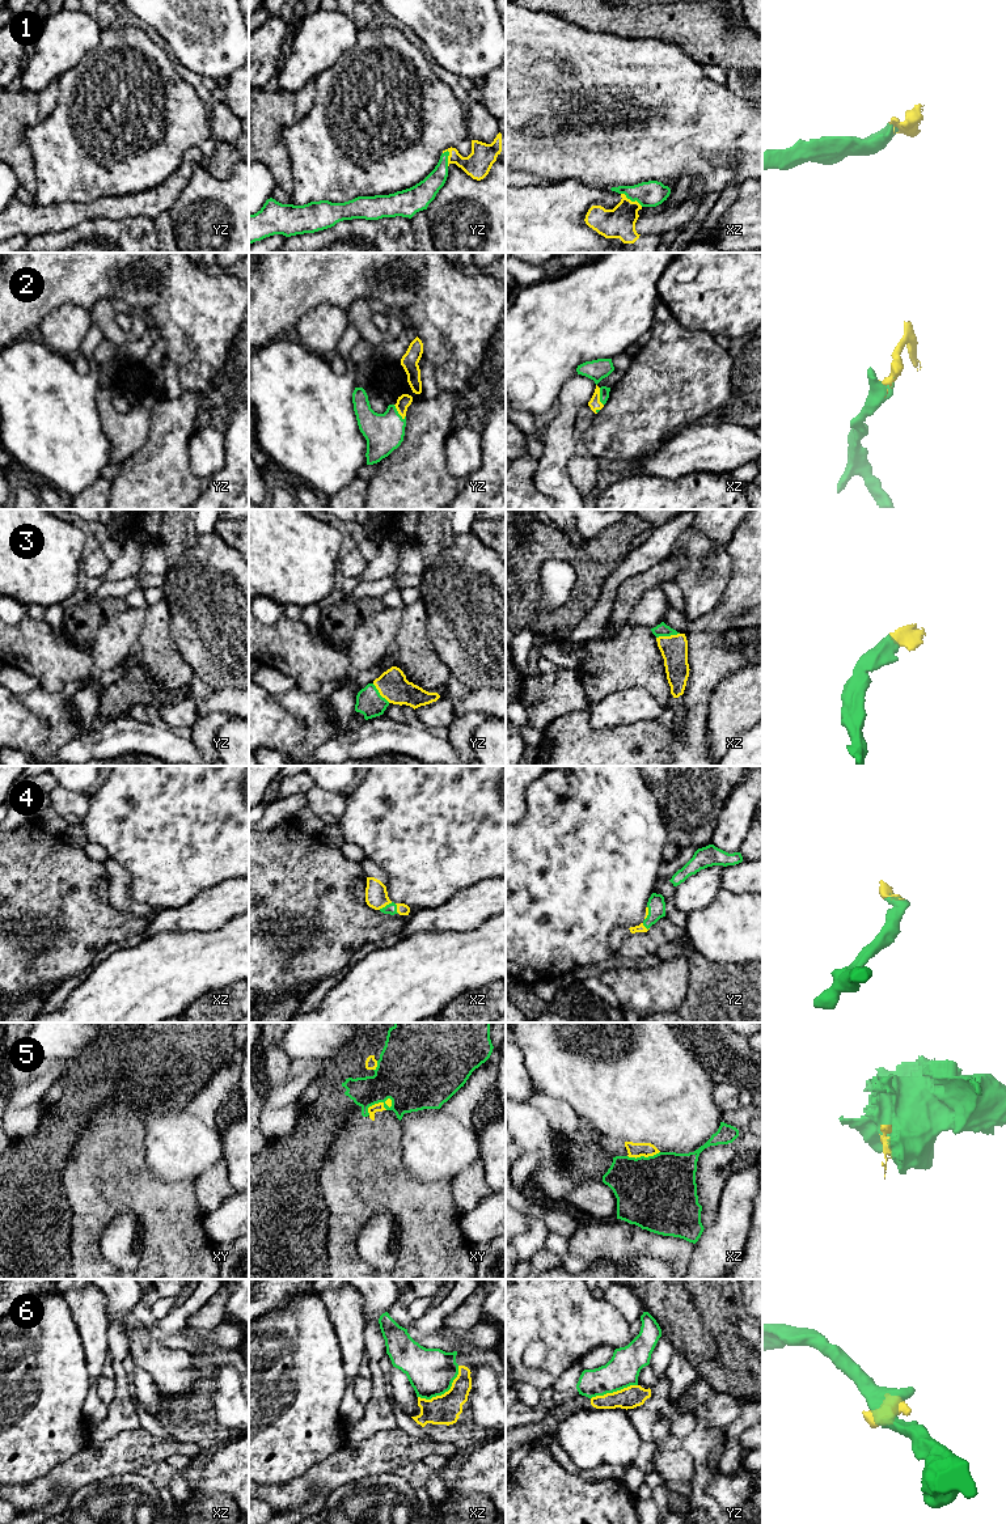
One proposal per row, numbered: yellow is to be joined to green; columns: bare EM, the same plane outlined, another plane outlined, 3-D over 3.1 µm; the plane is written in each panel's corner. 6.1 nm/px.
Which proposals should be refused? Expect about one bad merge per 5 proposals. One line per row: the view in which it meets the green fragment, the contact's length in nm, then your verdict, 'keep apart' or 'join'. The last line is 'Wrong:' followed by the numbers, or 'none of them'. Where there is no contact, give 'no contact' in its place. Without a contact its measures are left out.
1: meets green in xz; contact 160 nm long; join
2: meets green in yz; contact 120 nm long; join
3: meets green in xz; contact 150 nm long; join
4: meets green in xz; contact 100 nm long; join
5: meets green in xy; contact 180 nm long; keep apart
6: meets green in xz; contact 320 nm long; keep apart
Wrong: 5, 6

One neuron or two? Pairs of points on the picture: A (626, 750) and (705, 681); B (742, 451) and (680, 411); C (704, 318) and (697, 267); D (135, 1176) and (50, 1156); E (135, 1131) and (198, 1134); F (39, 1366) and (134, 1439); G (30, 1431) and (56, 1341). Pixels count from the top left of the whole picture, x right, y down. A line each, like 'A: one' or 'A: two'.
A: two
B: two
C: one
D: two
E: two
F: two
G: one

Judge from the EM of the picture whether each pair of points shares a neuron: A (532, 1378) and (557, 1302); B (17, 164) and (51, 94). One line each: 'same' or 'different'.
A: same
B: same

